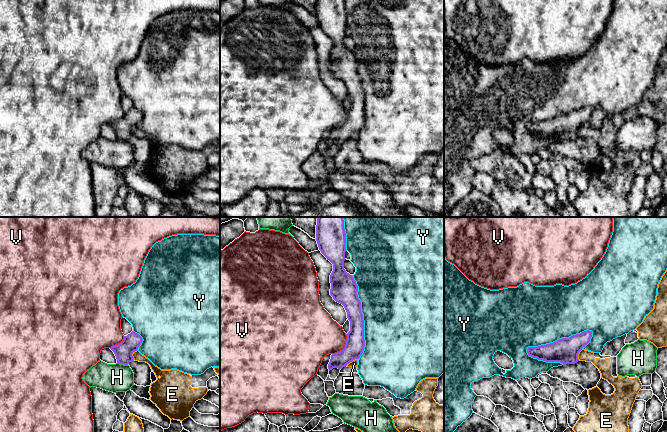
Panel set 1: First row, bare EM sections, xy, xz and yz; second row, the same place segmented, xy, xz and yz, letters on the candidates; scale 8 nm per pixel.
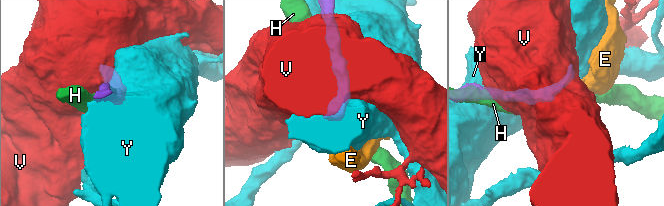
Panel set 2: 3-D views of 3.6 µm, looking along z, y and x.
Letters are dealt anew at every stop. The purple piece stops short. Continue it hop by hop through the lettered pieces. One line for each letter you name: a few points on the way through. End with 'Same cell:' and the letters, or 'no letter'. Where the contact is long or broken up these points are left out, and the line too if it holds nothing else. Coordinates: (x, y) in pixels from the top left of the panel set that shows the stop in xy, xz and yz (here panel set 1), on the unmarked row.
Same cell: no letter

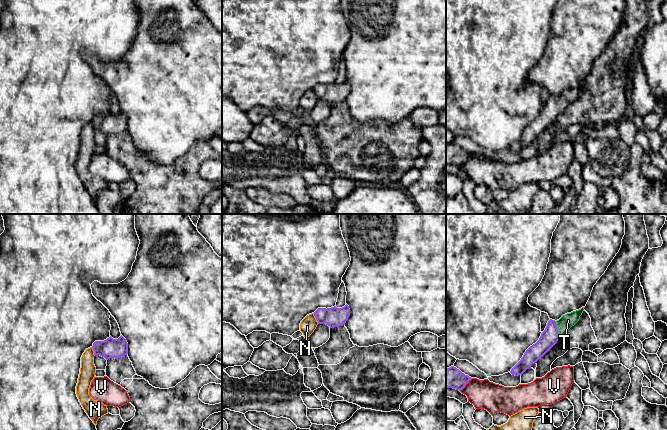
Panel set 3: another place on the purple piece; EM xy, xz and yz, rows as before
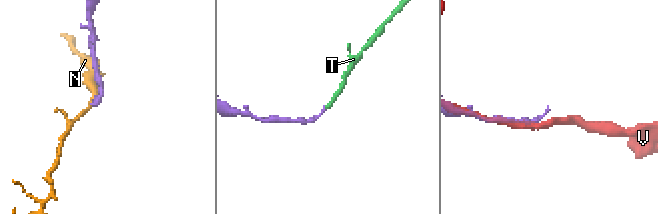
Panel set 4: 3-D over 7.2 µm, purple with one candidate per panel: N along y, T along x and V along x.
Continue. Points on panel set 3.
T: across yz (549, 113), (557, 105), (568, 96)
Same cell: T

